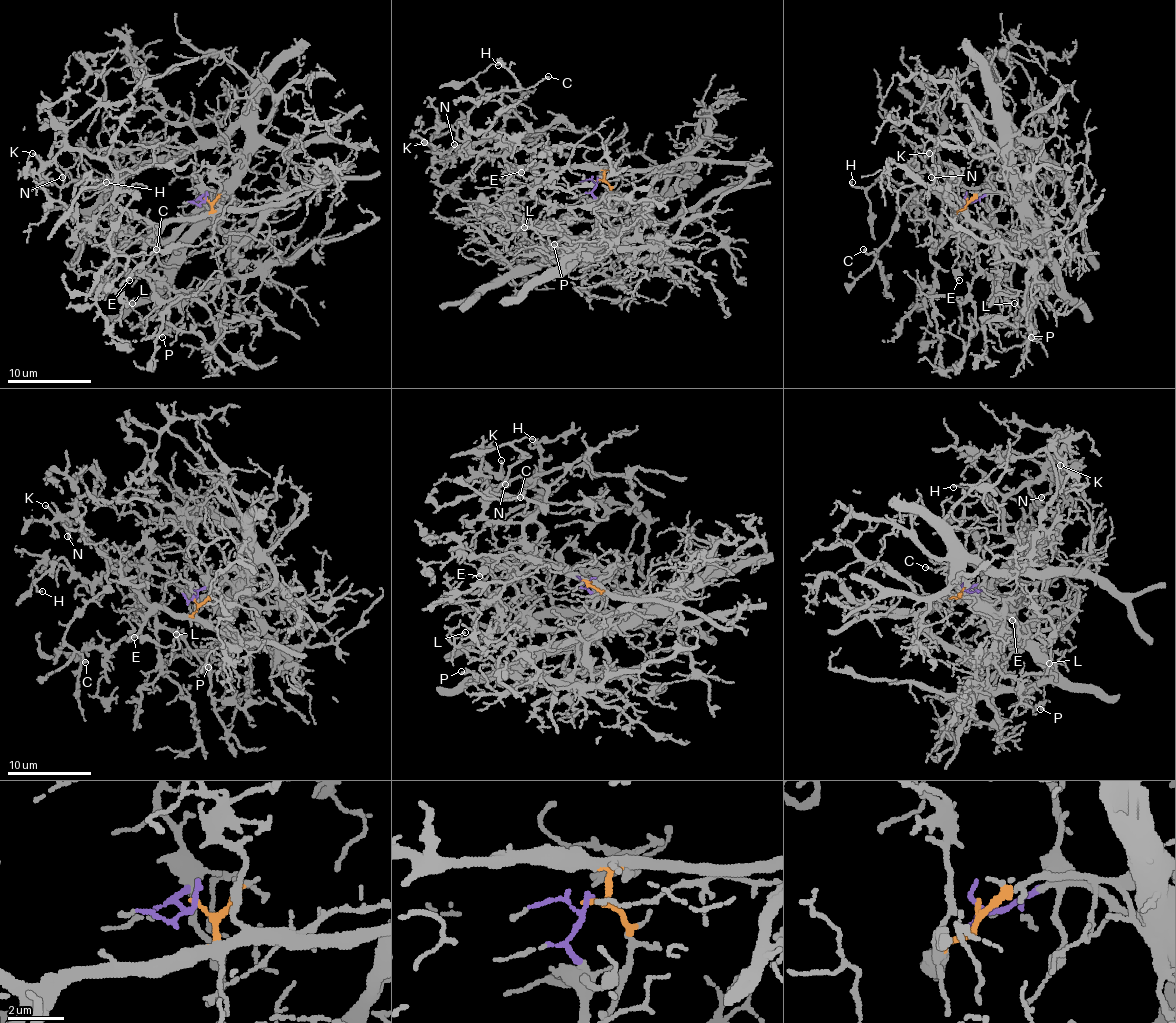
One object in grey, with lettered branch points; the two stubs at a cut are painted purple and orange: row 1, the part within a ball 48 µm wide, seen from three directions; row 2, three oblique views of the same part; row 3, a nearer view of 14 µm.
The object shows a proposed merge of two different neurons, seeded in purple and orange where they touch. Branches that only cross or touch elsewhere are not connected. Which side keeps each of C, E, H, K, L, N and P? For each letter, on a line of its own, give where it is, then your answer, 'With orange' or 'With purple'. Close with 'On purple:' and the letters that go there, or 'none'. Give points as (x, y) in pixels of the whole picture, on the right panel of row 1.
C: Place: (863, 249). With orange
E: Place: (959, 280). With orange
H: Place: (852, 182). With orange
K: Place: (929, 153). With orange
L: Place: (1014, 303). With purple
N: Place: (931, 177). With orange
P: Place: (1031, 337). With purple
On purple: L, P

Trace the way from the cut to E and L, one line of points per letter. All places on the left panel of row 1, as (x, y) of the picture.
E: (205, 198), (211, 207), (209, 211), (193, 217), (172, 217), (136, 257), (119, 253), (115, 259), (130, 280)
L: (205, 198), (201, 198), (203, 194), (203, 224), (172, 282), (182, 297), (180, 303), (144, 320), (132, 303)

